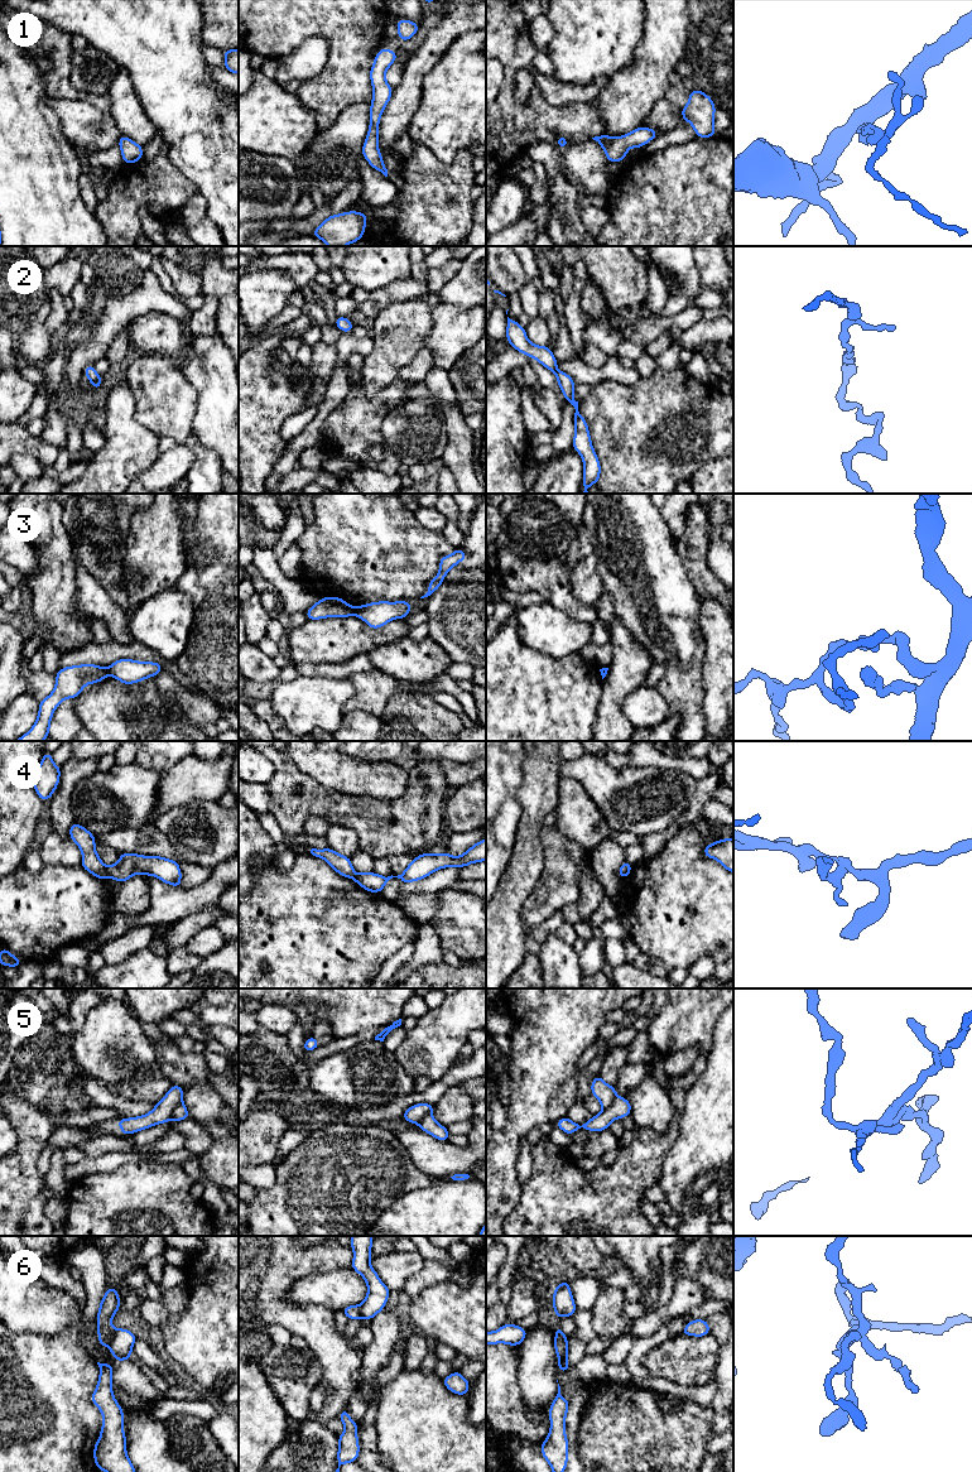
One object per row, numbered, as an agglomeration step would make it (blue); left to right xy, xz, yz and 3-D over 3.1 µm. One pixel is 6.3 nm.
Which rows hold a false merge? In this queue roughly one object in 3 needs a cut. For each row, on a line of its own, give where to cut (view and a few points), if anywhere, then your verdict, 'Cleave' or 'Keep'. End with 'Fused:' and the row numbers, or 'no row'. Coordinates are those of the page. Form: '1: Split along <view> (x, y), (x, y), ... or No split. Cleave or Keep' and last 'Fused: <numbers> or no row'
1: No split. Keep
2: No split. Keep
3: Split along xz (356, 607), (354, 614). Cleave
4: Split along xy (106, 867), (109, 876). Cleave
5: Split along xy (182, 1102), (176, 1107), (171, 1117). Cleave
6: Split along xy (115, 1329), (107, 1345). Cleave
Fused: 3, 4, 5, 6

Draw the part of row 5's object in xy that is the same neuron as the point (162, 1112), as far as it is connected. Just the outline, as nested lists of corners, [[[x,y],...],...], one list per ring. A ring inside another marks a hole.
[[[173,1084],[163,1100],[157,1103],[149,1113],[138,1117],[120,1119],[117,1120],[117,1125],[124,1135],[131,1135],[148,1127],[169,1122],[173,1111],[179,1103],[183,1103],[183,1087]]]

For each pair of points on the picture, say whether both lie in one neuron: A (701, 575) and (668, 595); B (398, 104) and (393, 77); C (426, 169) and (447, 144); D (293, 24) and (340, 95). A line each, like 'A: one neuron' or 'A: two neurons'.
A: two neurons
B: two neurons
C: two neurons
D: one neuron

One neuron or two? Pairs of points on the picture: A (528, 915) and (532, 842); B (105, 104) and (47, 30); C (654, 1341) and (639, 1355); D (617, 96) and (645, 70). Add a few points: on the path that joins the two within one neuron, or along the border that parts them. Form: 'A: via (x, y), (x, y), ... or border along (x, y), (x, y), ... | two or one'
A: border along (543, 867), (538, 884), (524, 903), (521, 923) | two
B: via (81, 95), (72, 92), (61, 81), (59, 54) | one
C: via (650, 1342), (641, 1351) | one
D: via (624, 91), (639, 76) | one

